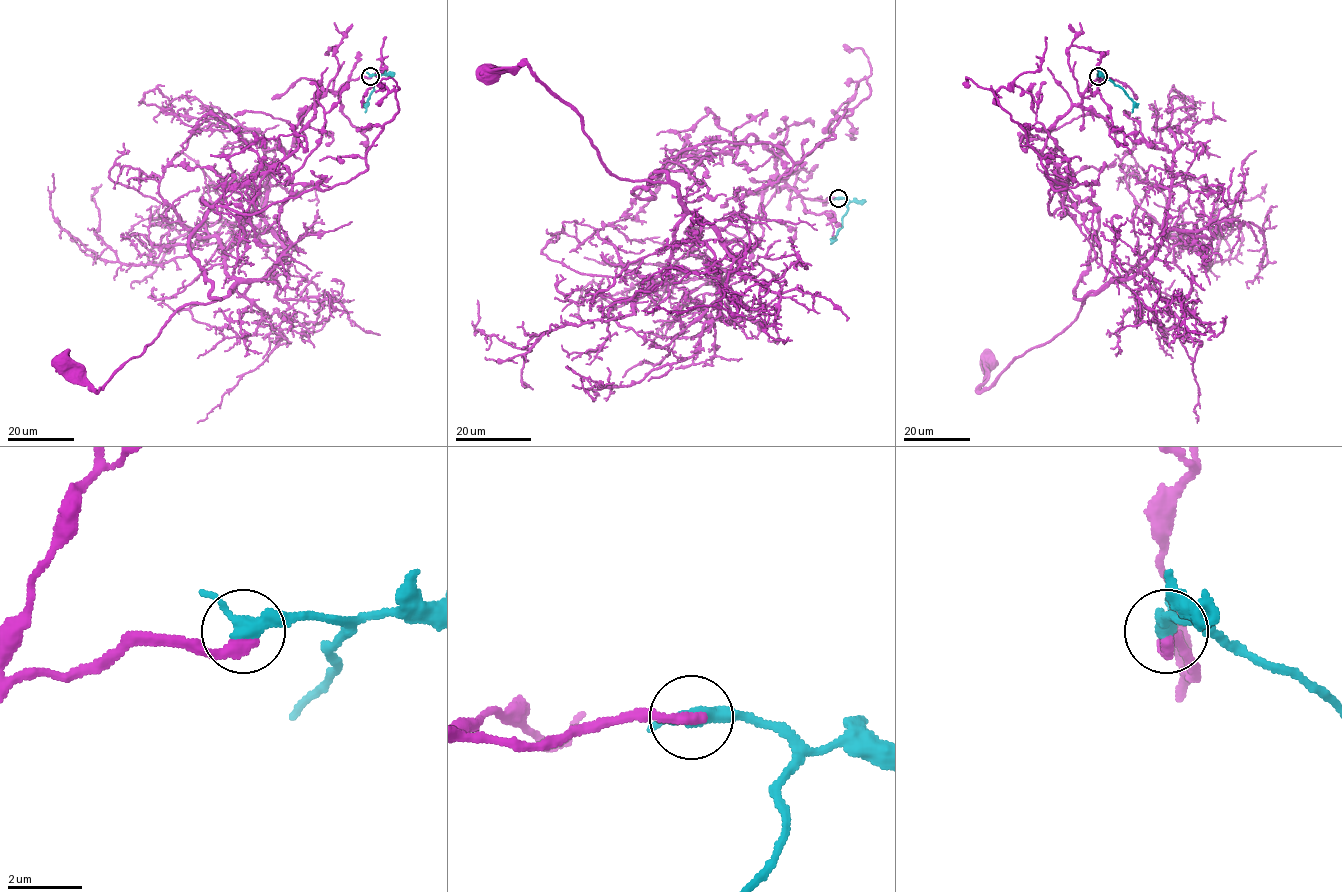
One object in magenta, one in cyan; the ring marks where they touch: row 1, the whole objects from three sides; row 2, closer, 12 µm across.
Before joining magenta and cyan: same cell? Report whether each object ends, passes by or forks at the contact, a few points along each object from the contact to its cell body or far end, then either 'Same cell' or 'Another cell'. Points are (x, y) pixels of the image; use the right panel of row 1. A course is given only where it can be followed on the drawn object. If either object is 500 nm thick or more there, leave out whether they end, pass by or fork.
At the ring magenta ends. At the ring cyan passes by. Course of magenta: (1098, 76), (1099, 87), (1048, 131), (1041, 151), (1095, 260), (1113, 277), (1068, 326), (980, 391), (989, 365). Course of cyan: (1098, 76), (1109, 79), (1123, 90), (1133, 102), (1132, 112). Same cell

